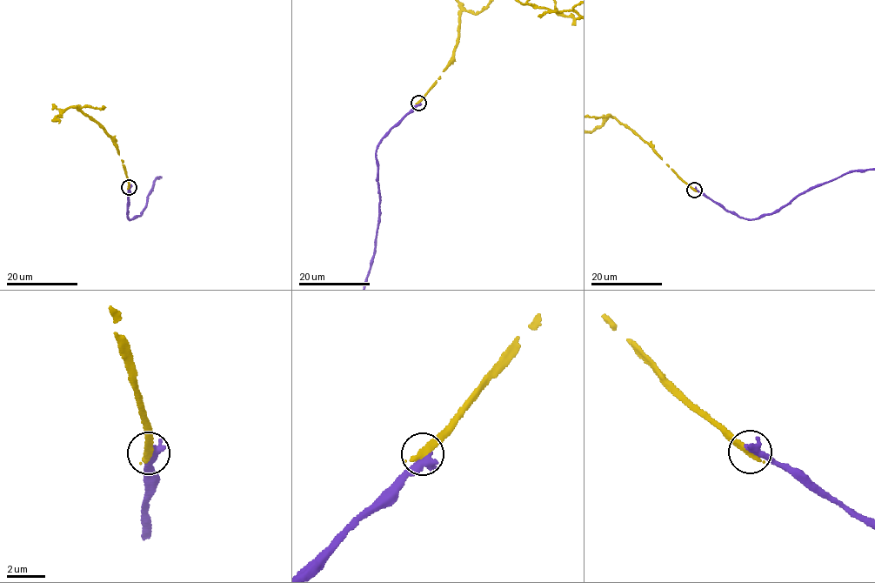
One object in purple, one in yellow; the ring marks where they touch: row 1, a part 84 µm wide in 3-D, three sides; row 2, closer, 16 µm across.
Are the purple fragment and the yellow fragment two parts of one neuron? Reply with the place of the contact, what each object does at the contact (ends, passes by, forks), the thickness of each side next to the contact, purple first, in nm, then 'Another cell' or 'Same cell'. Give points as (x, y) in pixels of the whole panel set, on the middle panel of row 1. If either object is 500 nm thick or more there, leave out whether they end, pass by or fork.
Place: (418, 103). Thickness 500 nm (purple) against 420 nm. Another cell

